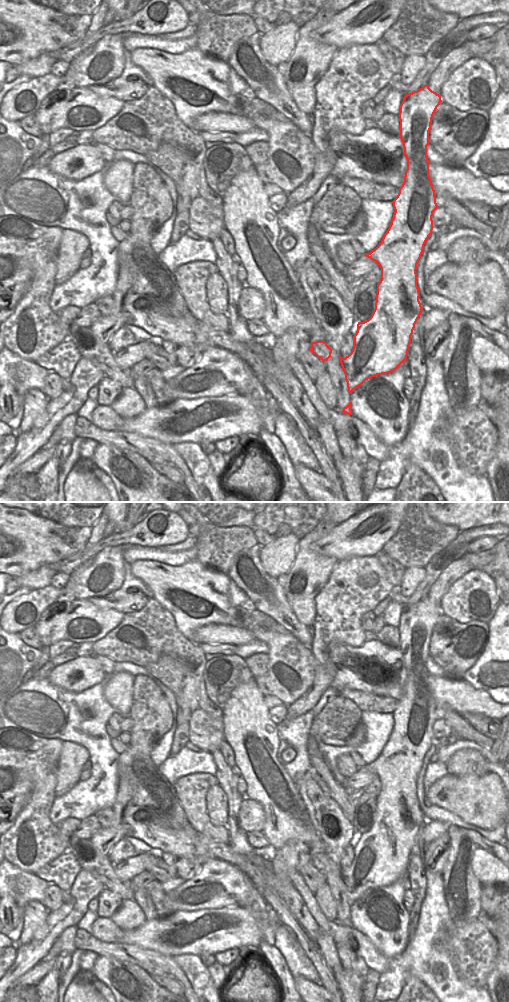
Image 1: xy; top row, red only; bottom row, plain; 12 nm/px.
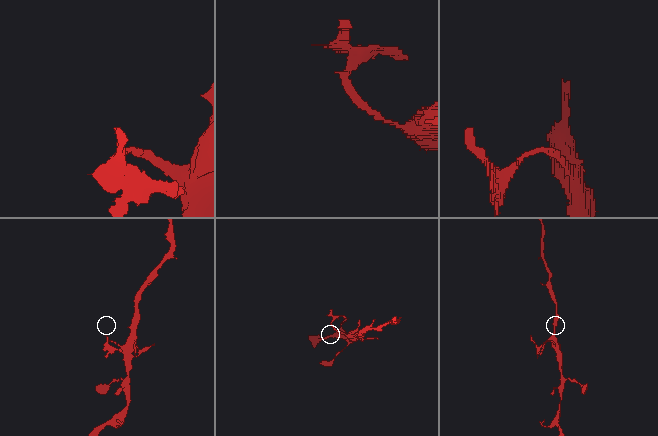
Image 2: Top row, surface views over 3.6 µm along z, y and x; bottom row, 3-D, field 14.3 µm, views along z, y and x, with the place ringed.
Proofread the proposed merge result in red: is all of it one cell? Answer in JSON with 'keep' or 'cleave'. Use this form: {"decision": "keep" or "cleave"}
{"decision": "cleave"}

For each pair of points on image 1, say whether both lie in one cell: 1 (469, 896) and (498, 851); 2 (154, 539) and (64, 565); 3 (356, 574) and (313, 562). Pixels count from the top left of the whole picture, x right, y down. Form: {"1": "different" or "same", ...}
{"1": "different", "2": "same", "3": "different"}

